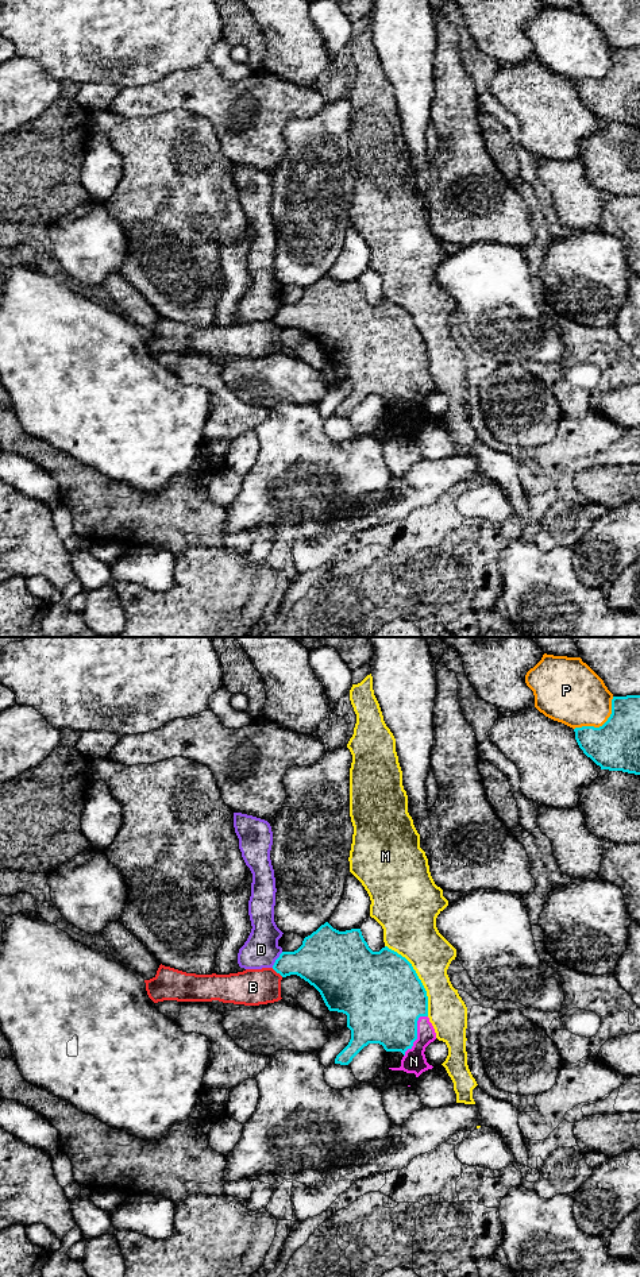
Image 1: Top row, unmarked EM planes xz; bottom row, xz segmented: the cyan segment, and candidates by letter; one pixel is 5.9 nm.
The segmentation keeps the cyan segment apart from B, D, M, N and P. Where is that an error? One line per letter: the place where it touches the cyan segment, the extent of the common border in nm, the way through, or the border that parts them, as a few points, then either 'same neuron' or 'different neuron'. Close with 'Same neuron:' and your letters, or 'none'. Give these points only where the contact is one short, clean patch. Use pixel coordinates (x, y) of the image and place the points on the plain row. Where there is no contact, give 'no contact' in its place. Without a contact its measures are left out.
B: meets cyan in xz at (277, 324); contact 90 nm long; border along xz (272, 320), (282, 328); different neuron
D: meets cyan in xz at (276, 312); contact 120 nm long; different neuron
M: meets cyan in xz at (417, 330); contact 500 nm long; different neuron
N: meets cyan in xz at (416, 385); contact 280 nm long; same neuron
P: meets cyan in xz at (602, 77); contact 300 nm long; different neuron
Same neuron: N

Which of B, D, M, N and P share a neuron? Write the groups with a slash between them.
B / D / M / N / P

